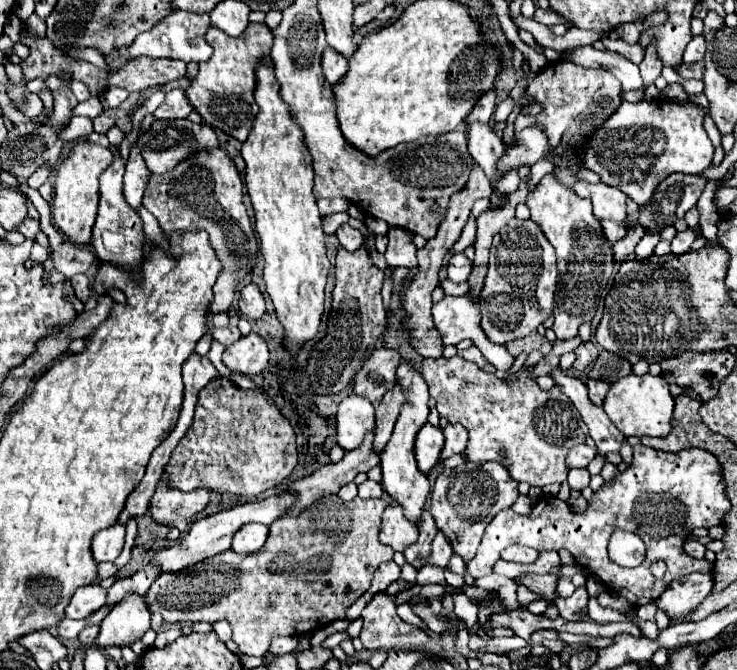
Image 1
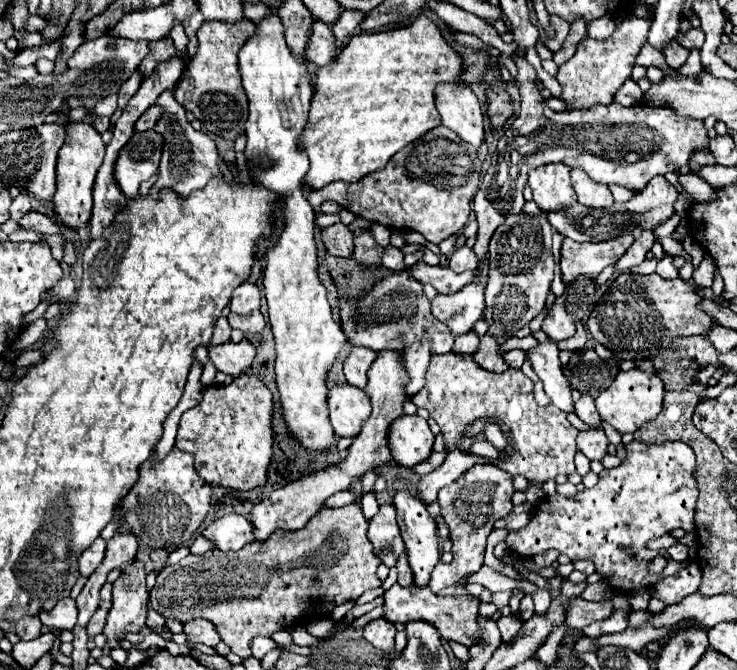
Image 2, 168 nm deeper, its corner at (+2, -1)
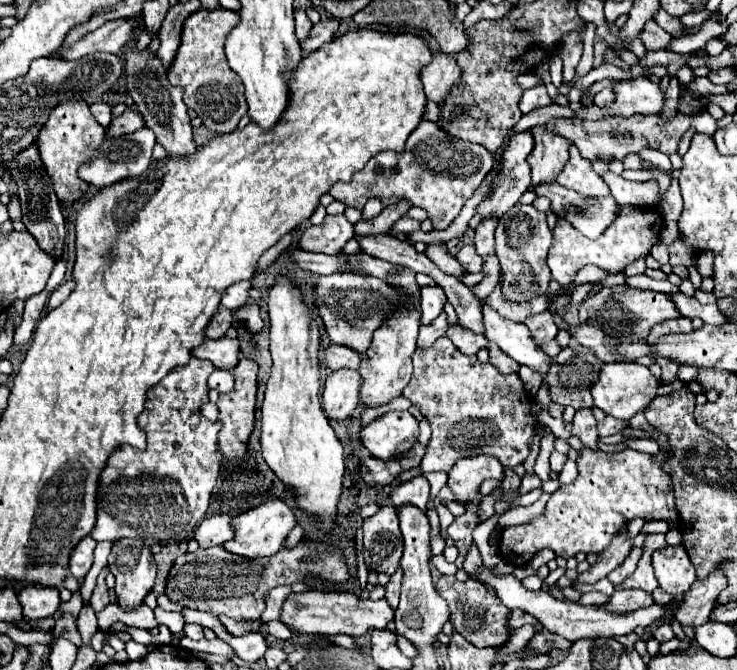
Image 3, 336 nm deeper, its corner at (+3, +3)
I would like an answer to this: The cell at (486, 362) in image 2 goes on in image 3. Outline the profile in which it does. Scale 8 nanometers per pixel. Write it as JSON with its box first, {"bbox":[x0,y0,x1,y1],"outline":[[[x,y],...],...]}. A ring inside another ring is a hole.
{"bbox":[488,344,518,374],"outline":[[[490,344],[488,346],[488,352],[490,352],[490,364],[498,368],[500,374],[512,374],[512,372],[518,372],[518,364],[514,364],[514,360],[510,360],[496,344]]]}

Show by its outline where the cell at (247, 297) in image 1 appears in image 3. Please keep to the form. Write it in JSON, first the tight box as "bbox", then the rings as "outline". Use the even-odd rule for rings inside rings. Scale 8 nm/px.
{"bbox":[222,280,252,310],"outline":[[[242,280],[242,282],[232,284],[232,286],[226,288],[226,292],[222,294],[222,306],[230,308],[230,310],[236,310],[236,308],[244,306],[244,304],[250,300],[250,296],[248,296],[250,288],[252,288],[252,284],[250,284],[248,280]]]}

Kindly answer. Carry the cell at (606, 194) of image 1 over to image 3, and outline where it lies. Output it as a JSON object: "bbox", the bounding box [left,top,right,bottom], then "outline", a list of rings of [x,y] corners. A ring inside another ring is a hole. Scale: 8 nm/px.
{"bbox":[558,144,610,198],"outline":[[[574,144],[570,146],[570,160],[566,168],[558,174],[558,184],[562,184],[564,188],[572,188],[590,198],[610,196],[608,184],[592,170],[592,164],[580,156]]]}

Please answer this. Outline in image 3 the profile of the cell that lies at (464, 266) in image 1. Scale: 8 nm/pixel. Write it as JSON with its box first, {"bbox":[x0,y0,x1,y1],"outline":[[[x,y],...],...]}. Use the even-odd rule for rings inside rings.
{"bbox":[456,244,482,272],"outline":[[[472,244],[462,246],[462,248],[456,252],[456,260],[462,264],[462,268],[464,268],[466,272],[480,272],[480,270],[482,270],[482,258],[476,254],[476,250],[474,250]]]}

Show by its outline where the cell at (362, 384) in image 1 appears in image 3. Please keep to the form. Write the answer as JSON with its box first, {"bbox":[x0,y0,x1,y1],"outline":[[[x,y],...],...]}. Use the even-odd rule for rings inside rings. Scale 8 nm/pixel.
{"bbox":[324,346,360,370],"outline":[[[328,346],[324,350],[324,358],[330,370],[342,370],[342,368],[358,370],[360,368],[360,354],[346,346]]]}

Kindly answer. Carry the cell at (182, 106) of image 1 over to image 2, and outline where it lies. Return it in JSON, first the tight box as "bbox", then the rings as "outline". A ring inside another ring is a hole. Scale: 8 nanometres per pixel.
{"bbox":[135,106,161,132],"outline":[[[151,106],[151,108],[147,108],[147,110],[137,118],[137,122],[135,122],[135,130],[137,130],[137,132],[153,130],[155,122],[159,120],[159,116],[161,116],[161,108],[159,108],[159,106]]]}

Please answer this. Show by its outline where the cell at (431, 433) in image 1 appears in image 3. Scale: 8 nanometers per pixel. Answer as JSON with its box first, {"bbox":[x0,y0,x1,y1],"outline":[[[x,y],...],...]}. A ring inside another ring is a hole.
{"bbox":[362,412,418,460],"outline":[[[386,412],[362,430],[362,444],[380,460],[406,454],[418,440],[418,420],[410,412]]]}

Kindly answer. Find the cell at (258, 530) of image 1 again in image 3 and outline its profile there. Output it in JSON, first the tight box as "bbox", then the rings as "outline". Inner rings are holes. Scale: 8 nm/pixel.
{"bbox":[194,514,236,548],"outline":[[[216,514],[212,518],[202,520],[202,524],[194,532],[194,538],[198,540],[200,548],[212,548],[232,540],[234,534],[236,532],[232,528],[232,518],[228,514]]]}

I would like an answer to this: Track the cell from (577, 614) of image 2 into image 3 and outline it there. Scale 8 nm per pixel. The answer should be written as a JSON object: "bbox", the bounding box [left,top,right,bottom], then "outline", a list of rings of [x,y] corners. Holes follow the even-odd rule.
{"bbox":[602,590,652,612],"outline":[[[616,590],[610,600],[602,604],[602,608],[608,612],[632,612],[638,608],[646,608],[652,602],[652,594],[644,590]]]}

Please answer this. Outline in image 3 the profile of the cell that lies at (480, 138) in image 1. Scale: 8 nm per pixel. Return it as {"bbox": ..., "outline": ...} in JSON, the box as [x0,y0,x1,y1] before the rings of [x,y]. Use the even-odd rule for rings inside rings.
{"bbox":[420,52,462,104],"outline":[[[440,52],[434,54],[432,64],[428,64],[420,72],[420,80],[424,84],[424,92],[428,100],[436,104],[444,104],[444,100],[452,94],[452,90],[462,86],[462,72],[450,54]]]}

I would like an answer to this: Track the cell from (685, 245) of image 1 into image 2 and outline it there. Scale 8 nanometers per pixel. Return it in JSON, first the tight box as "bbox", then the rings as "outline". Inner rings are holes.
{"bbox":[655,254,679,280],"outline":[[[665,254],[665,258],[657,264],[657,270],[655,270],[663,280],[673,280],[673,278],[677,278],[679,276],[679,272],[677,272],[677,268],[673,266],[673,256],[669,256],[669,254]]]}

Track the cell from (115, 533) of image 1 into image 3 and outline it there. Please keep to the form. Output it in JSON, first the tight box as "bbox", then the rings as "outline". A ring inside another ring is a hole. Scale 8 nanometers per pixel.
{"bbox":[70,536,96,580],"outline":[[[86,536],[86,540],[82,540],[82,544],[78,544],[78,548],[74,548],[72,558],[70,558],[70,572],[74,574],[74,578],[82,580],[90,566],[92,566],[92,554],[94,554],[96,542],[92,536]]]}

